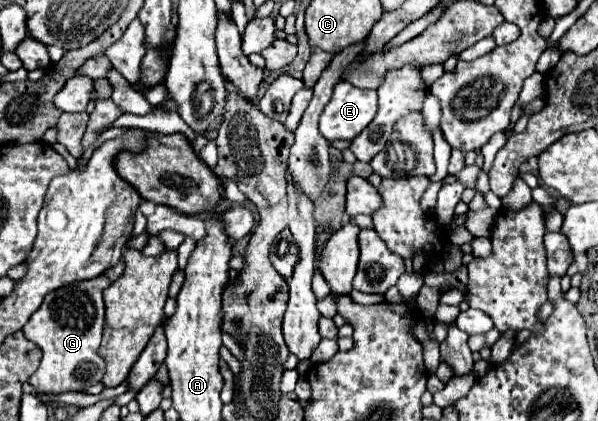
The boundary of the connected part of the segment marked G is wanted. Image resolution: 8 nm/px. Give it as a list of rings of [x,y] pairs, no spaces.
[[[106,275],[72,283],[50,291],[44,303],[24,325],[24,337],[42,349],[42,363],[28,383],[44,395],[60,395],[66,391],[84,391],[102,381],[106,361],[98,355],[104,333],[104,301],[102,291],[110,285]]]

